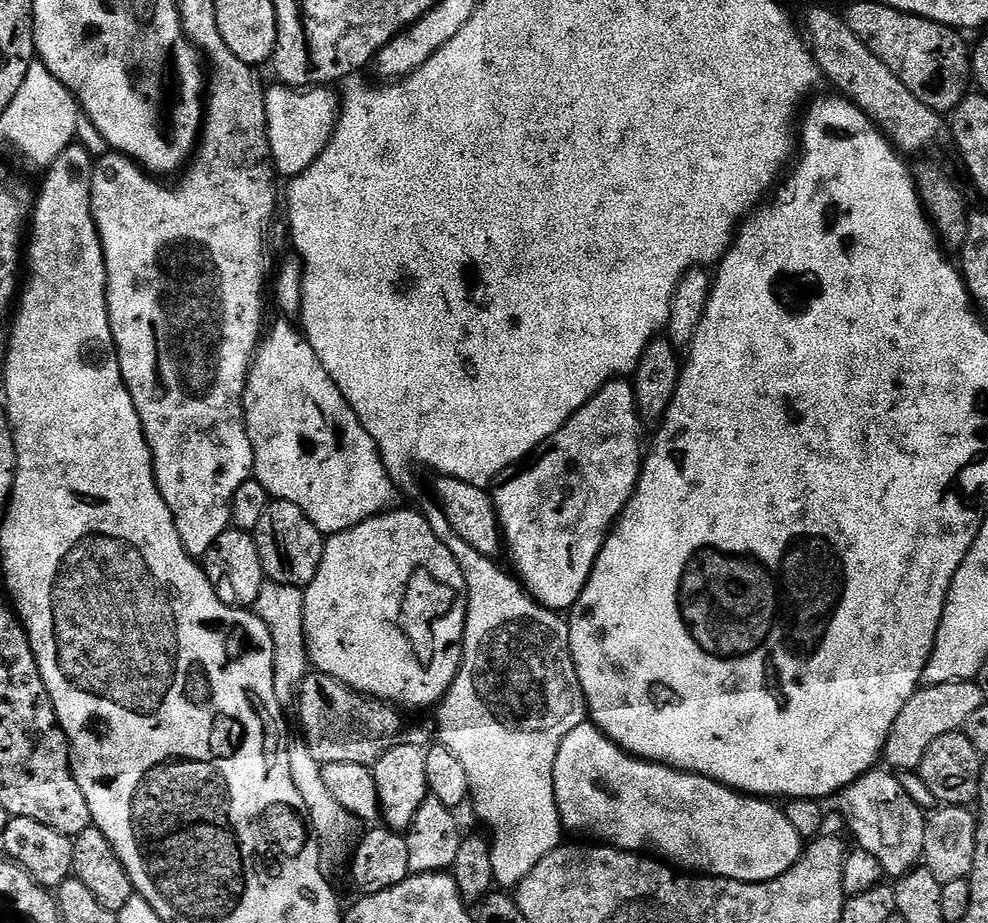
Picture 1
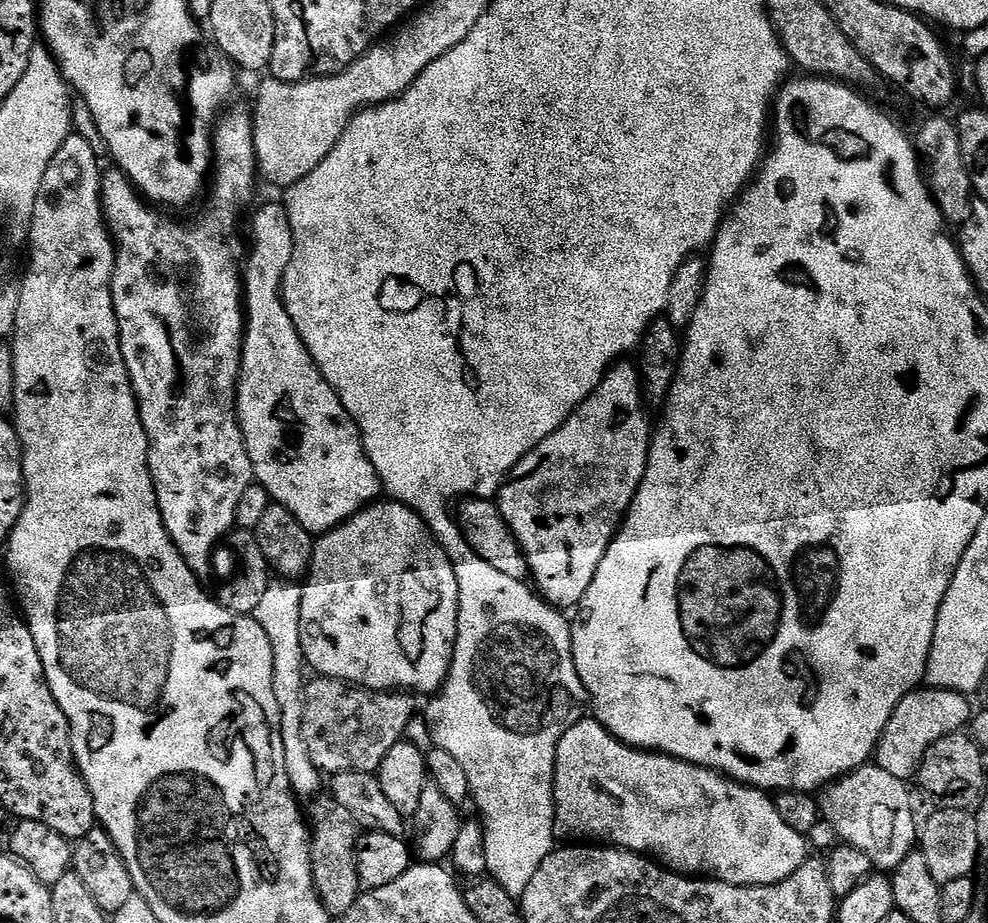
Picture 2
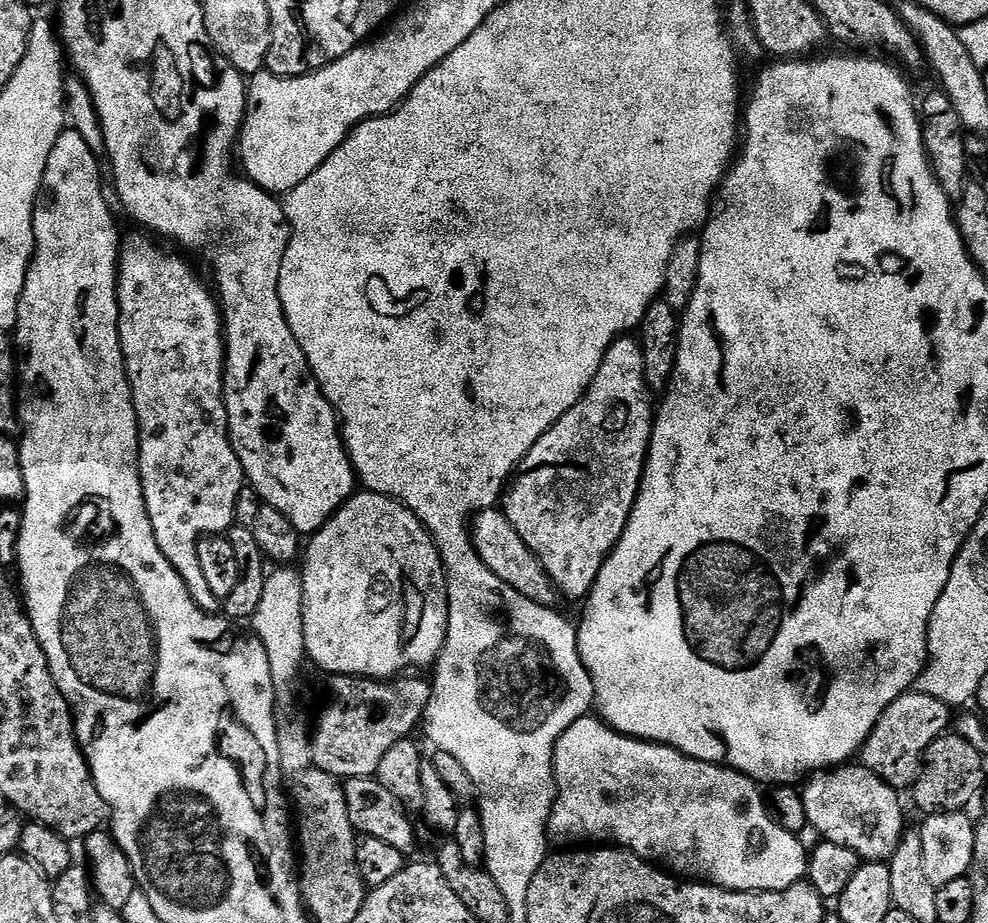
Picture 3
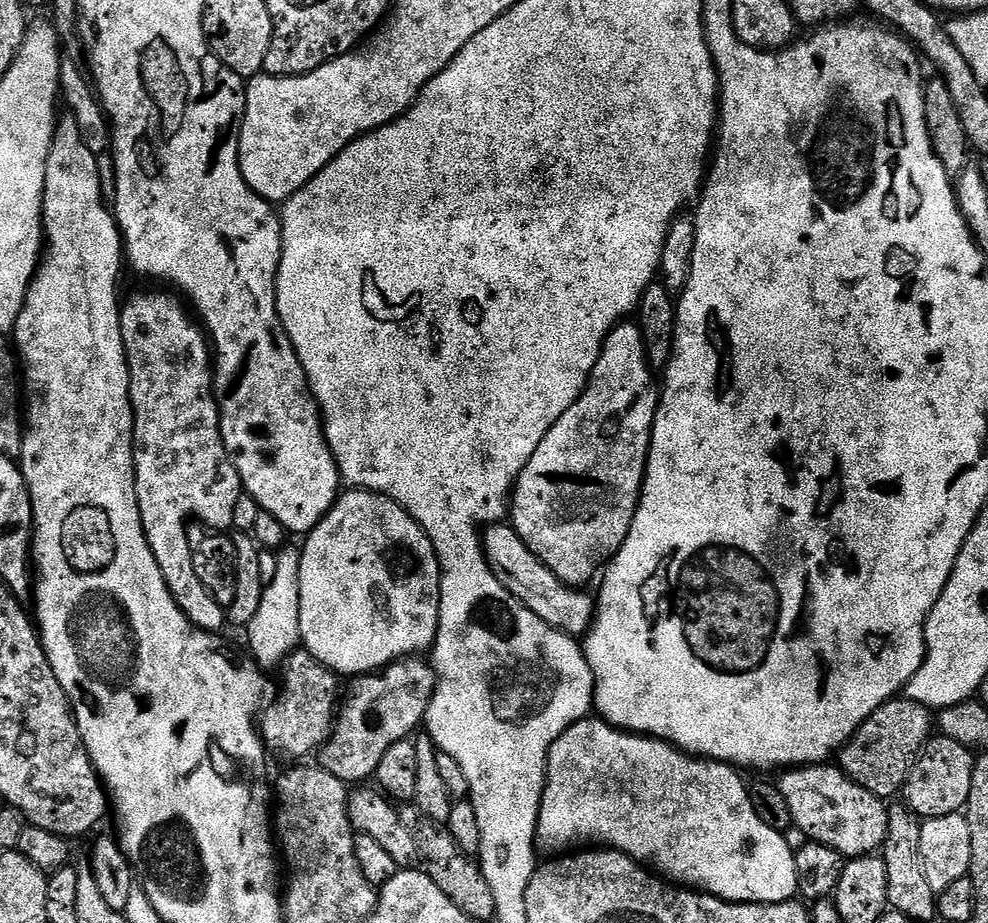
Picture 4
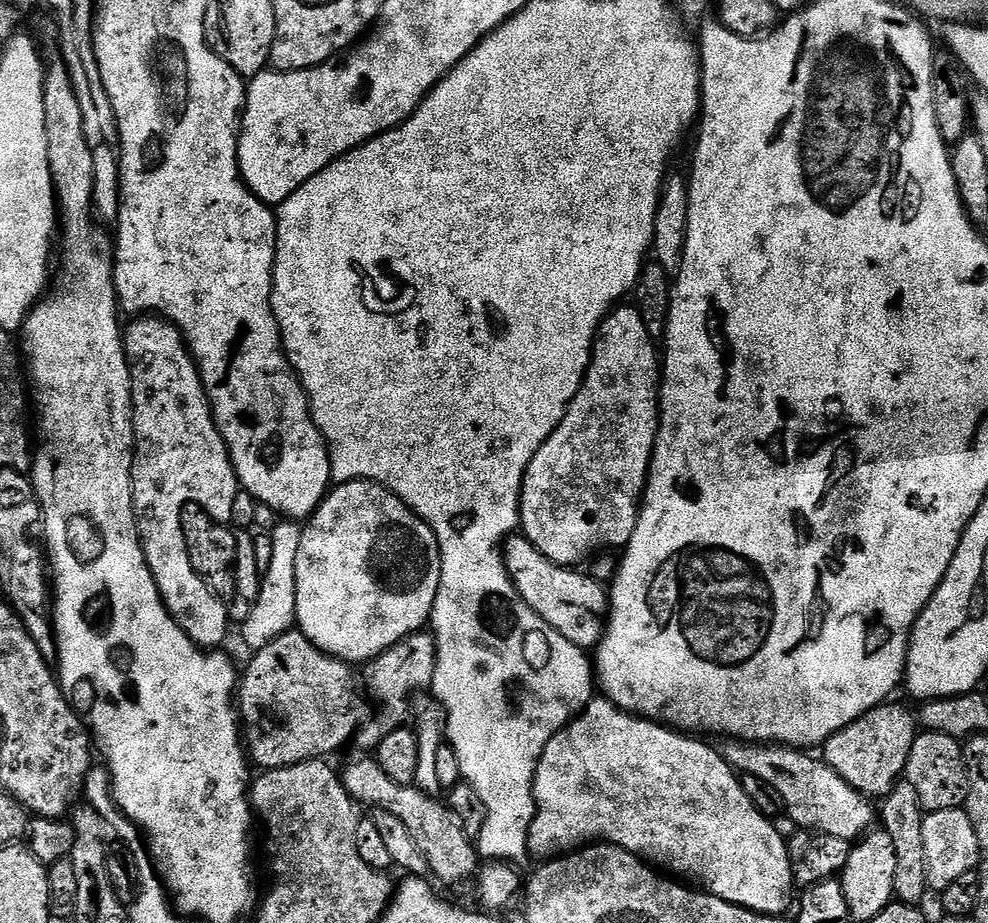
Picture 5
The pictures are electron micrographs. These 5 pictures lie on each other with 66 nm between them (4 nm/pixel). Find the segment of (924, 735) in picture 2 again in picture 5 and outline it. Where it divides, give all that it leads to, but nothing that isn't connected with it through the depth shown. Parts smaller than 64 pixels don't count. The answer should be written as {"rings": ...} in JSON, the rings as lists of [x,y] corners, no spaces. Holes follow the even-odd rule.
{"rings":[[[885,702],[872,708],[866,714],[862,714],[850,726],[846,726],[838,734],[834,734],[822,746],[822,759],[837,774],[844,779],[854,791],[858,791],[867,798],[883,798],[896,787],[898,781],[904,776],[904,767],[910,758],[914,731],[914,716],[907,712],[900,704]]]}

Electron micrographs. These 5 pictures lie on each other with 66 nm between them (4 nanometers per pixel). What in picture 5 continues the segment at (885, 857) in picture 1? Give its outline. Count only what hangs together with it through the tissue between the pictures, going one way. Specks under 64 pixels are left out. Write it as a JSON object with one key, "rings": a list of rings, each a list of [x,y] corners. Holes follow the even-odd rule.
{"rings":[[[731,741],[722,755],[735,771],[753,774],[774,787],[782,796],[785,815],[802,830],[831,834],[836,838],[855,841],[875,821],[873,804],[842,779],[823,759],[814,759],[801,749],[785,745],[759,745],[747,741]]]}

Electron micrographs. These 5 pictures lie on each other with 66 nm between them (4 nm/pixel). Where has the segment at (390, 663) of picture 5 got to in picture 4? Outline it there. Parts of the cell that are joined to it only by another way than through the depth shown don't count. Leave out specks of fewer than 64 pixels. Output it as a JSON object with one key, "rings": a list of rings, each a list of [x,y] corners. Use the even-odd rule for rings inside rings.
{"rings":[[[419,655],[405,656],[402,660],[394,661],[387,668],[381,668],[378,674],[353,676],[347,684],[348,697],[345,700],[343,697],[328,741],[319,749],[318,764],[330,774],[334,774],[334,778],[344,781],[349,786],[356,786],[367,781],[364,780],[367,776],[368,779],[375,777],[378,762],[382,762],[383,755],[390,746],[394,746],[394,742],[409,739],[417,731],[415,728],[424,724],[424,716],[428,712],[432,695],[436,693],[436,672],[427,659]]]}

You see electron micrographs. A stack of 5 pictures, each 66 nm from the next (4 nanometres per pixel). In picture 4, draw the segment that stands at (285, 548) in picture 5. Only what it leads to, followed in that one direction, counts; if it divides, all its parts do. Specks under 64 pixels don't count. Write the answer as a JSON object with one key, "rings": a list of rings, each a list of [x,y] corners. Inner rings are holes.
{"rings":[[[281,559],[277,566],[274,582],[265,587],[264,597],[258,606],[258,612],[246,626],[248,648],[252,651],[251,659],[257,665],[283,665],[288,653],[301,643],[300,639],[300,585],[298,577],[300,565],[295,559]]]}

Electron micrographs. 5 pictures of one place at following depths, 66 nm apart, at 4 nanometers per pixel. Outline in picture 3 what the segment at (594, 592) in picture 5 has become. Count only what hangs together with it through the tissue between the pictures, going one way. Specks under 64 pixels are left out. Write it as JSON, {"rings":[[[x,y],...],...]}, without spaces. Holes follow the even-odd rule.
{"rings":[[[499,507],[477,512],[470,521],[470,531],[474,550],[478,554],[478,558],[482,558],[482,562],[486,566],[486,570],[490,570],[490,574],[502,578],[502,582],[506,582],[506,586],[518,590],[518,594],[530,598],[530,602],[538,602],[549,610],[557,607],[558,589],[556,585],[546,574],[542,562],[538,562],[538,558],[532,553],[530,546],[526,546],[526,542],[522,542],[518,530],[514,530],[514,526],[510,526],[510,522]]]}

